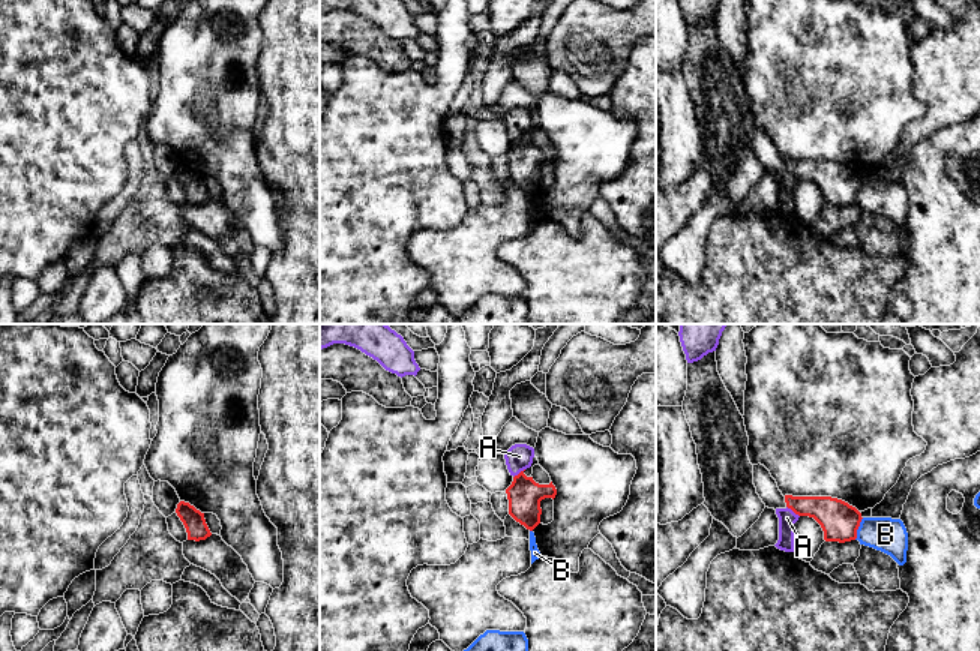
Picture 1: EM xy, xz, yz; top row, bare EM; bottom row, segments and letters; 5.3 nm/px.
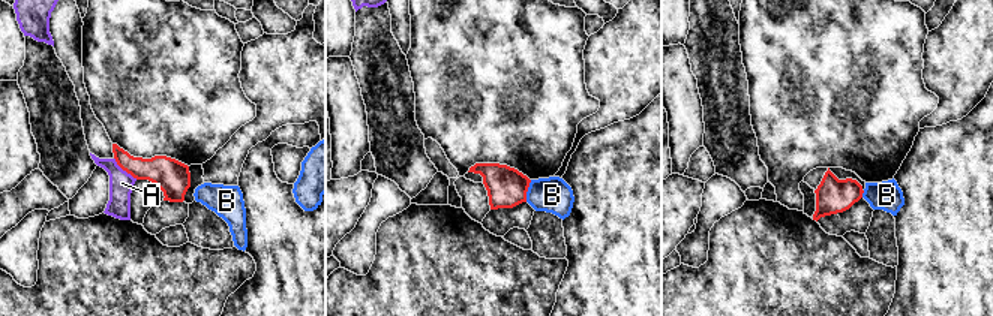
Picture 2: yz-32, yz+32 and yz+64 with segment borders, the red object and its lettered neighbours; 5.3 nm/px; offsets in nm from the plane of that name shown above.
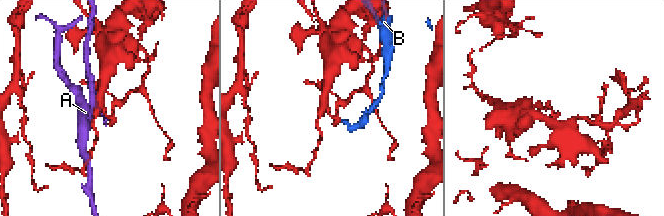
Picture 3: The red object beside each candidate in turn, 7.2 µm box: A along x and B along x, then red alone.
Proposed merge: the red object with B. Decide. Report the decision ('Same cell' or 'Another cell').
Another cell

